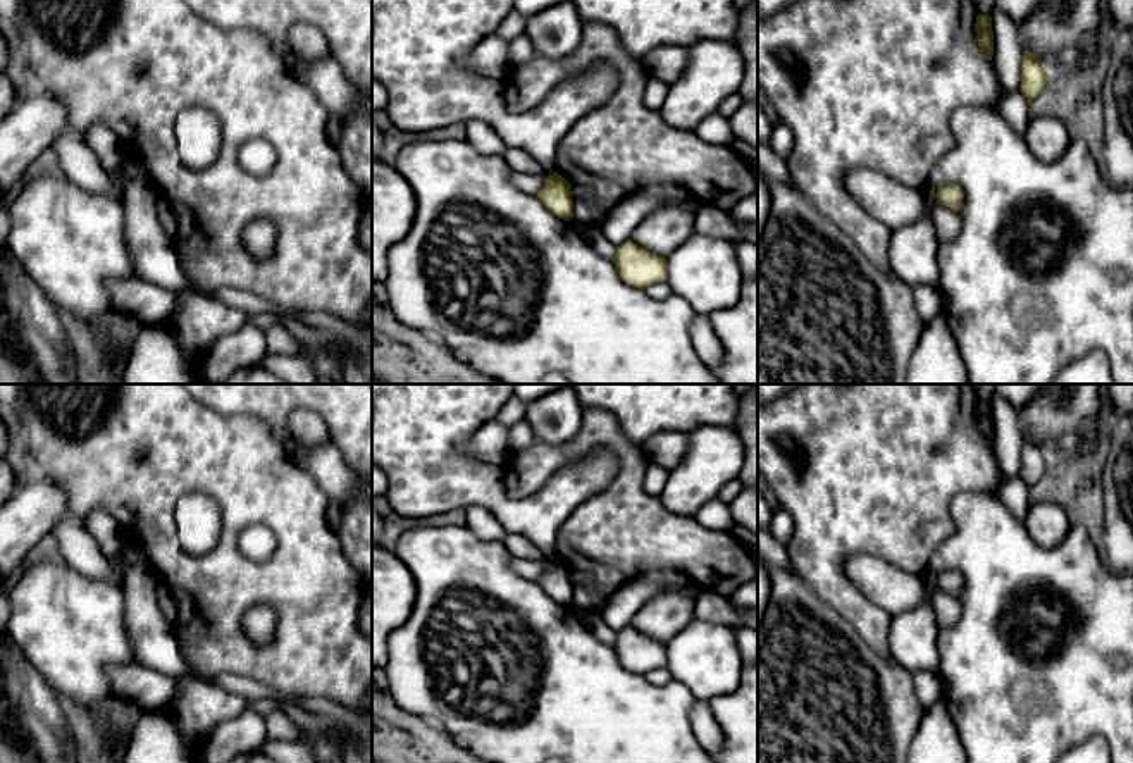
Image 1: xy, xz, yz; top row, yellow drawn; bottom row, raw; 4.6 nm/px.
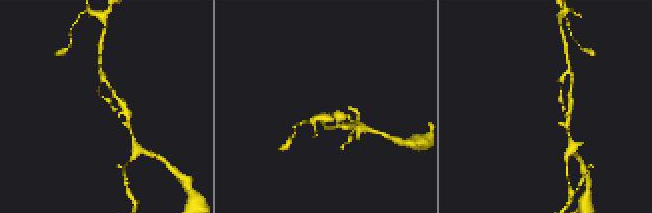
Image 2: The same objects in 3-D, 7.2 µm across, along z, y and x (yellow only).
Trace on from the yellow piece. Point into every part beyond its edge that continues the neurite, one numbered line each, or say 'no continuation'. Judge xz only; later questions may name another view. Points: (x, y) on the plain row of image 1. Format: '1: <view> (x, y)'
no continuation

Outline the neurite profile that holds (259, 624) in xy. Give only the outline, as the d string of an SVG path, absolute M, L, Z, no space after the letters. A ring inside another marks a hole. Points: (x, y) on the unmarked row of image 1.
M258 605L245 615L243 629L257 642L263 644L274 637L277 615L272 606Z

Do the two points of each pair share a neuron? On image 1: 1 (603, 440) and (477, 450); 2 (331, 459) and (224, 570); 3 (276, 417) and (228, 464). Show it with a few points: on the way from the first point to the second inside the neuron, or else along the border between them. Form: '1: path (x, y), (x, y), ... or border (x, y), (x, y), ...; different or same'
1: border (510, 459), (505, 465); different
2: border (284, 446), (331, 500); different
3: border (228, 415), (257, 415), (283, 445); different

